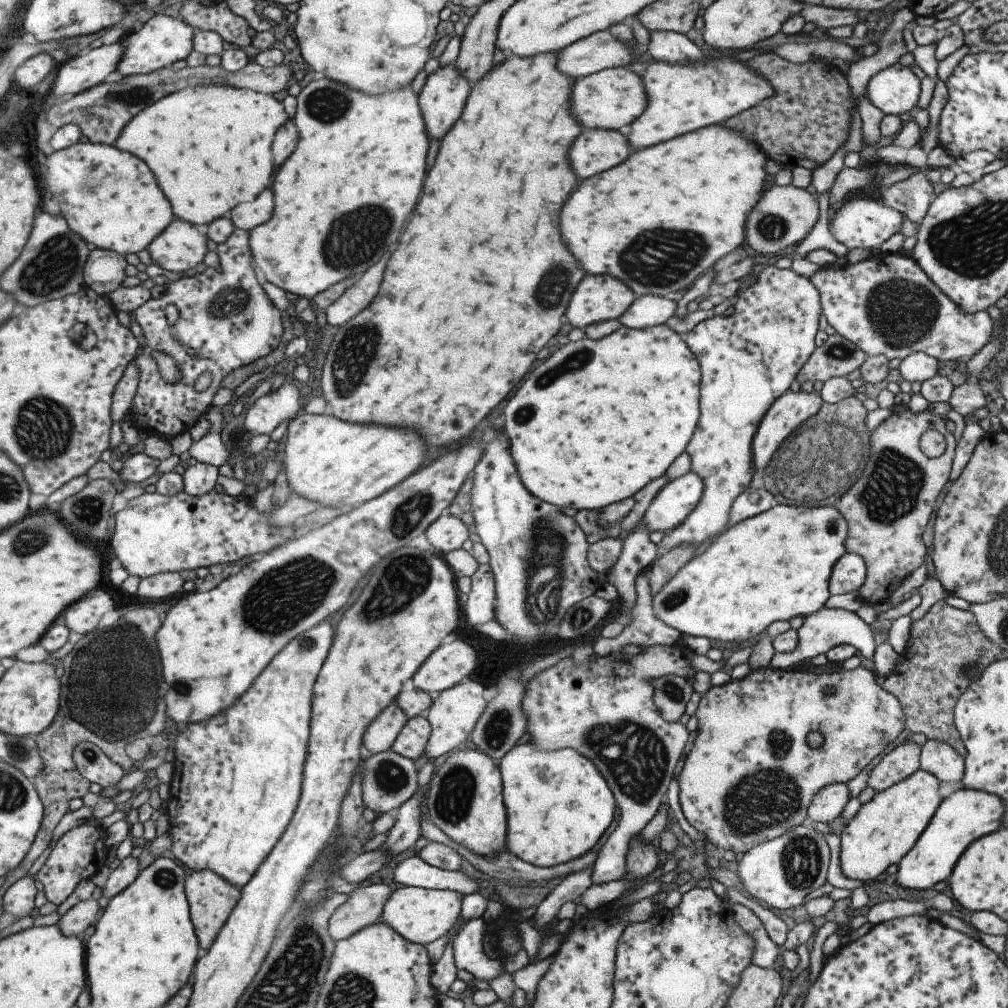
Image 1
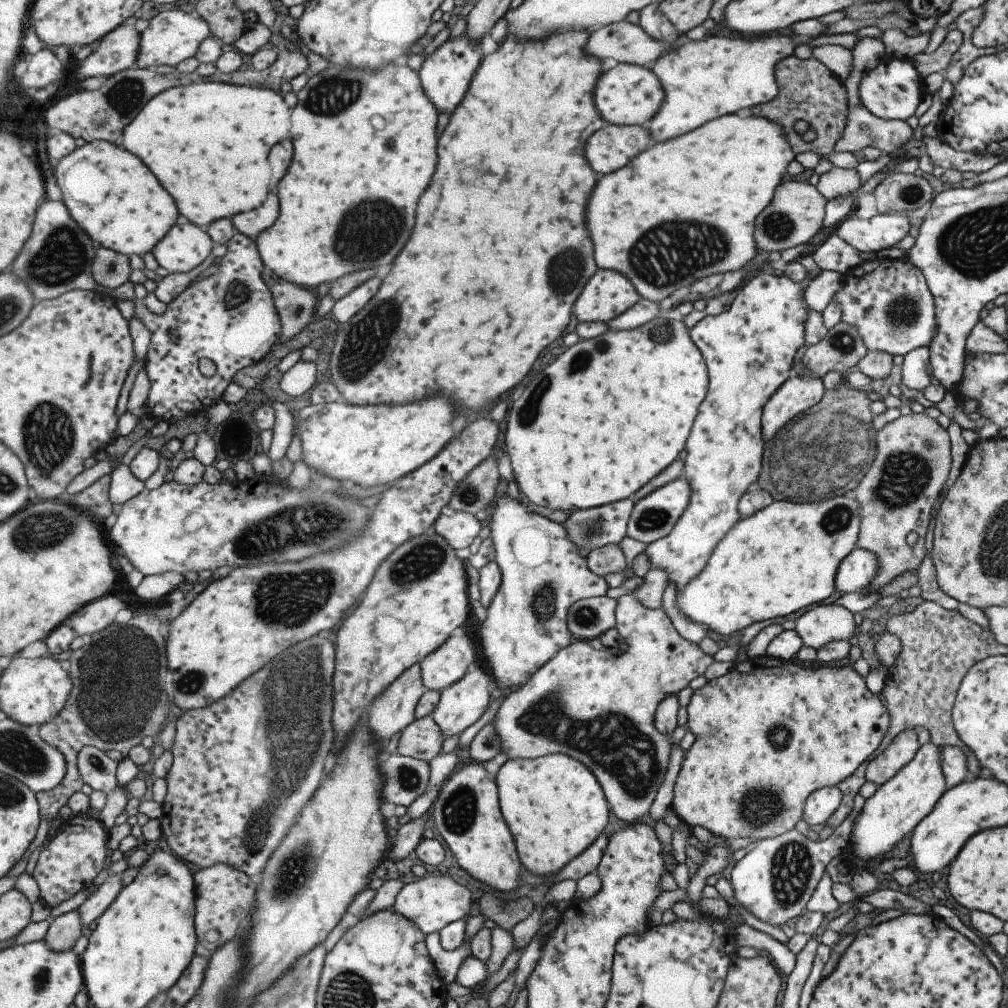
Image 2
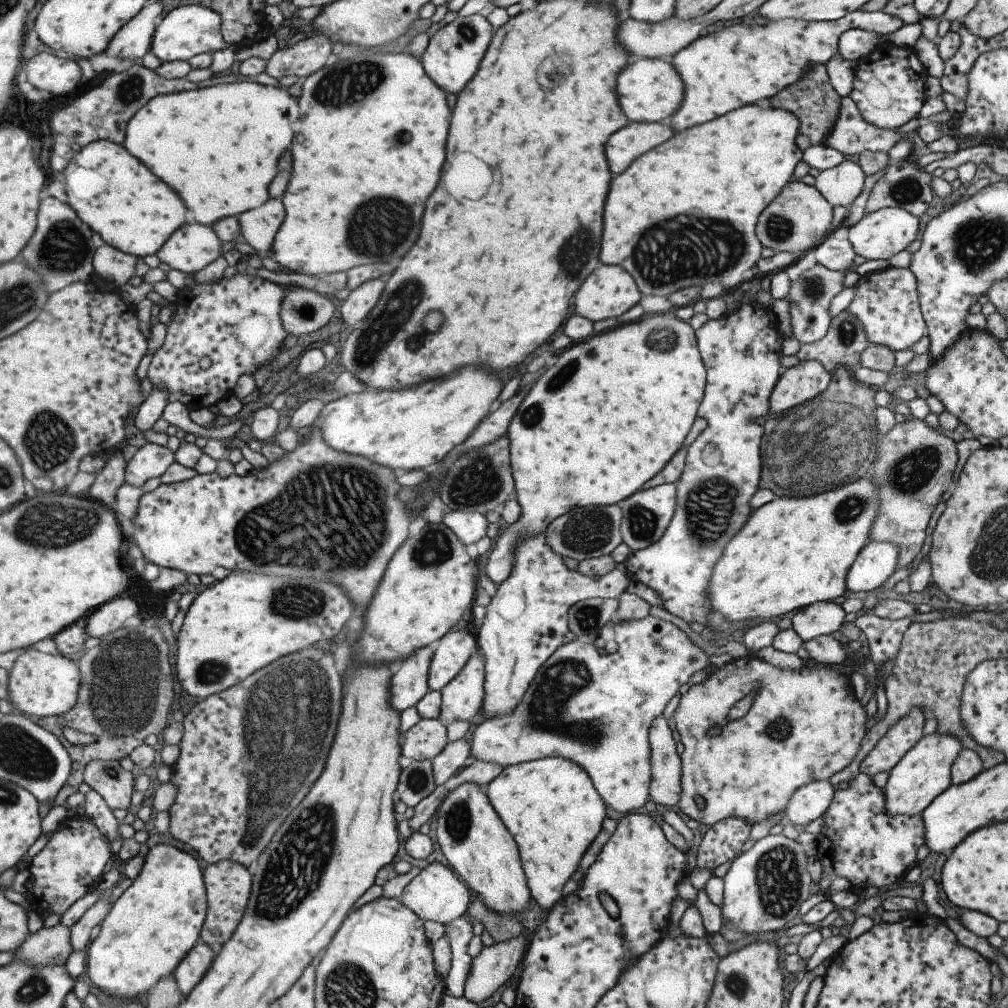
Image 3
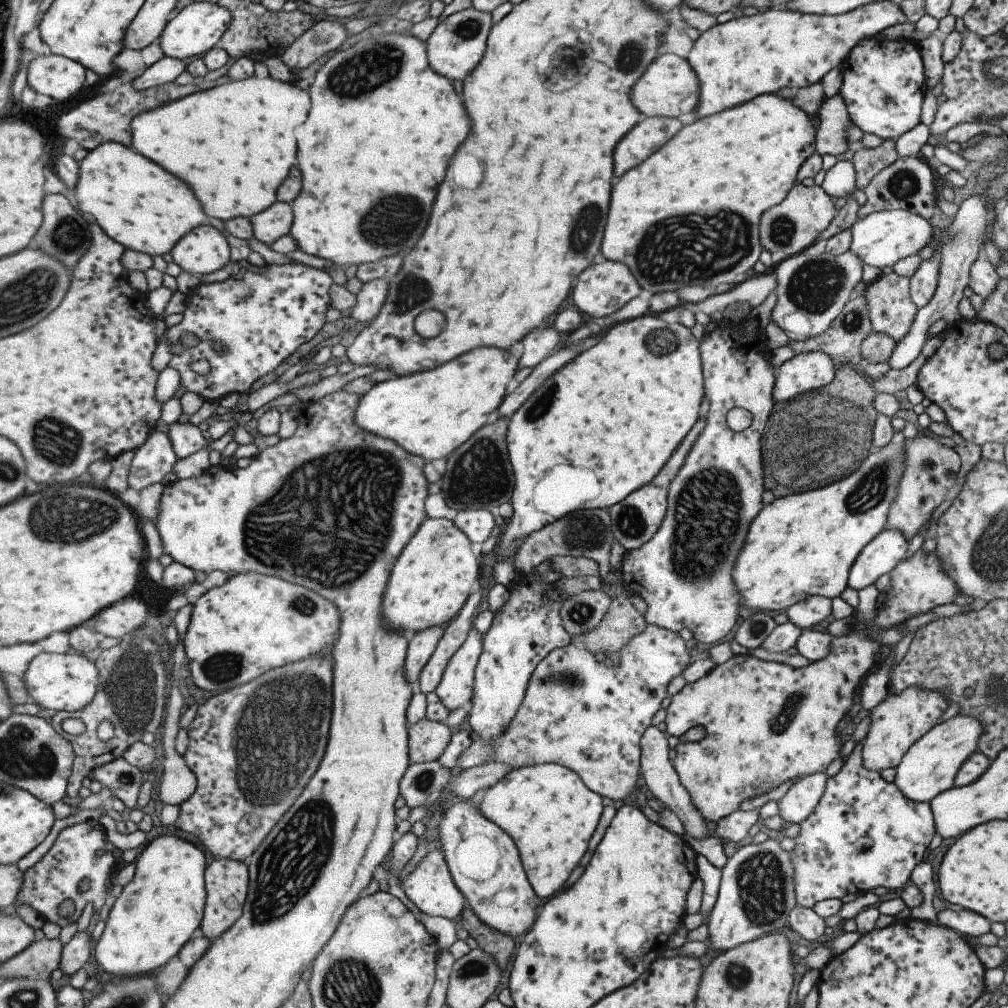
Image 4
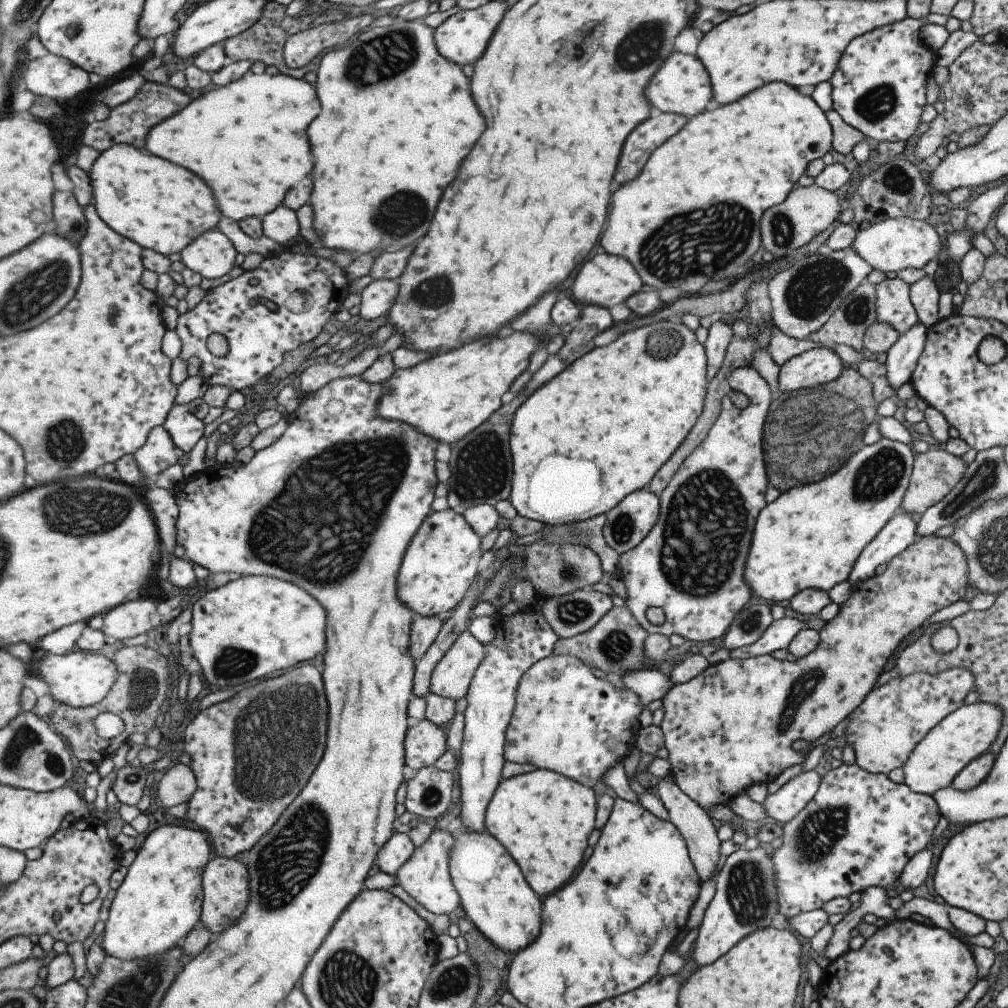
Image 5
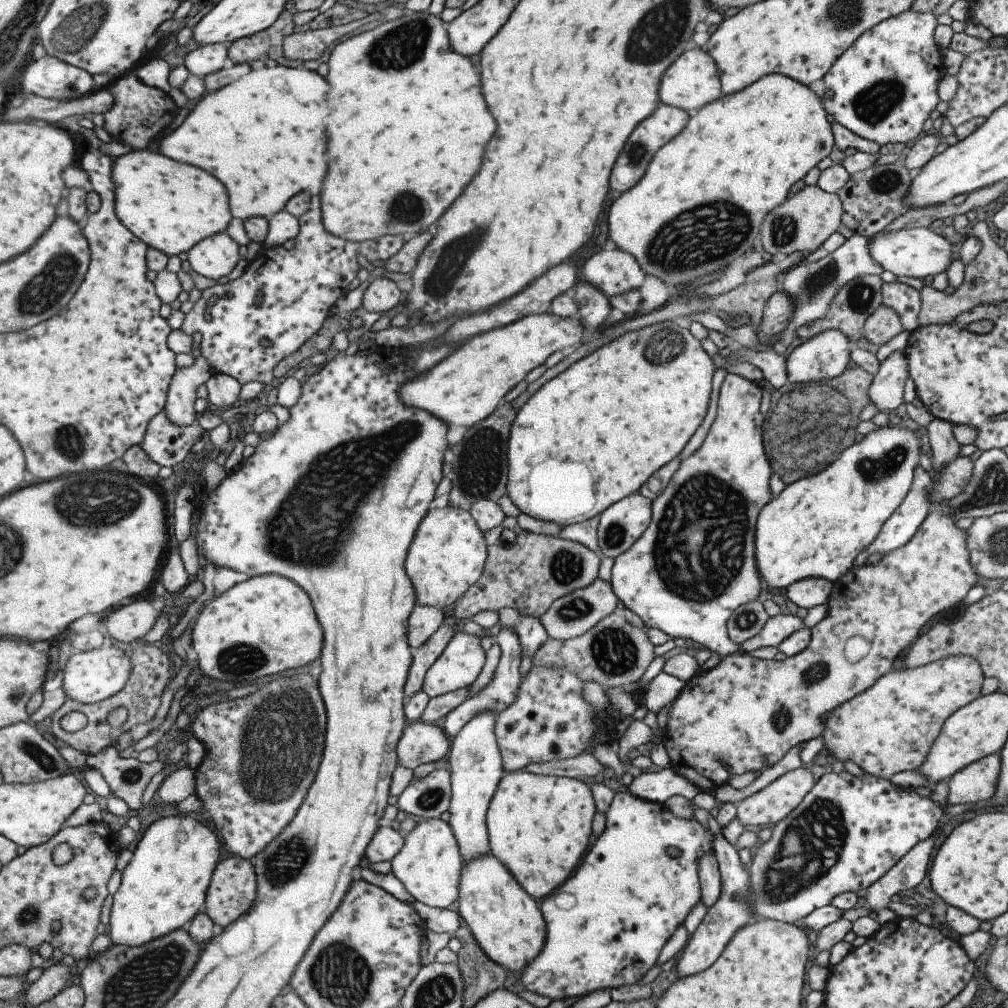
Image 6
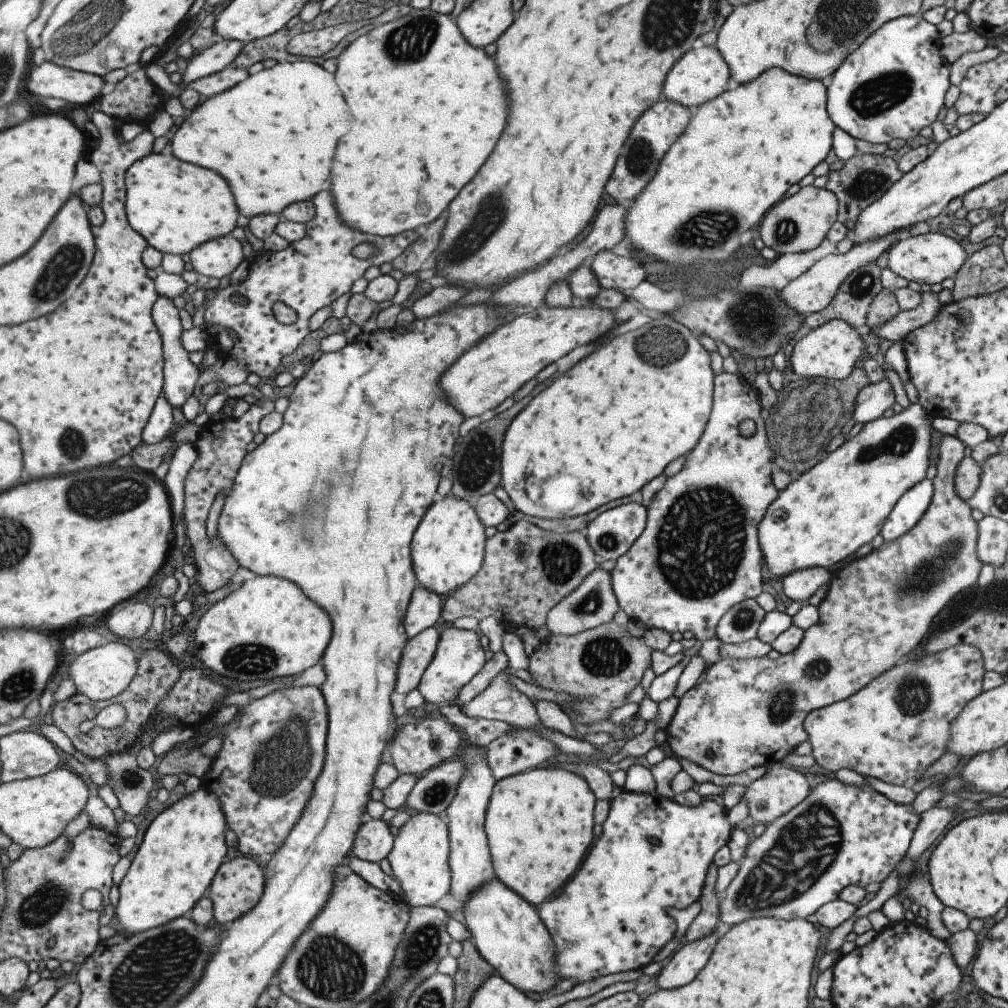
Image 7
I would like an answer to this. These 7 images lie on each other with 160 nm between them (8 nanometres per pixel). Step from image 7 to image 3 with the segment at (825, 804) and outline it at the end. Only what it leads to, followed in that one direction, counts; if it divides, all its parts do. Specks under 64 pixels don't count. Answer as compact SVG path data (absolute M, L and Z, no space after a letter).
M857 774L857 778L849 780L847 788L840 790L835 788L831 806L823 812L820 819L823 820L823 828L816 835L817 852L815 859L821 864L821 878L811 883L810 895L823 893L828 896L831 892L841 890L857 891L865 886L881 888L899 882L909 868L916 864L916 852L923 843L923 826L921 826L920 814L915 816L889 816L883 808L883 792L873 786L871 777L865 774Z

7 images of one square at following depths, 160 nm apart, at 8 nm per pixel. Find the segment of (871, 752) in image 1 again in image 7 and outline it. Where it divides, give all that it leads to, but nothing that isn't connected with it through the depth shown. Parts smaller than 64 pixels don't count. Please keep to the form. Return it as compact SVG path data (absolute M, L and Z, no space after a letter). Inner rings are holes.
M942 434L927 510L915 526L898 539L884 540L878 548L847 562L831 574L824 599L816 606L818 622L804 630L795 650L776 659L766 656L719 659L706 668L703 681L678 698L677 708L665 728L665 740L675 756L686 758L716 775L734 775L751 767L780 762L799 742L807 740L802 722L808 712L851 696L925 638L933 616L937 616L957 592L975 584L982 565L976 555L976 521L971 517L970 506L954 489L954 472L965 456L963 450L965 446L957 437ZM849 636L859 636L863 640L863 654L859 654L859 660L843 655L841 646Z

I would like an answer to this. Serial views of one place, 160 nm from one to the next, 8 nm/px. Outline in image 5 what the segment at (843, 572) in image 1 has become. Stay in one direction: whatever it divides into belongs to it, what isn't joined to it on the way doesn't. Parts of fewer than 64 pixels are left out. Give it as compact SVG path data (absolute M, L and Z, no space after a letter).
M898 511L881 528L880 532L863 550L861 555L855 560L848 582L859 584L871 579L875 575L875 568L881 564L887 564L908 548L914 541L916 520L915 516Z

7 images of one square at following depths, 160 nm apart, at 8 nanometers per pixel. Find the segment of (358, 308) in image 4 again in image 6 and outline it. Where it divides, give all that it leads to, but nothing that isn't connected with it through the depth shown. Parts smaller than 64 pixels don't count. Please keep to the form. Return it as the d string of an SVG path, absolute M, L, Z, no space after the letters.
M387 278L372 281L363 291L361 306L367 312L385 312L399 303L399 288Z

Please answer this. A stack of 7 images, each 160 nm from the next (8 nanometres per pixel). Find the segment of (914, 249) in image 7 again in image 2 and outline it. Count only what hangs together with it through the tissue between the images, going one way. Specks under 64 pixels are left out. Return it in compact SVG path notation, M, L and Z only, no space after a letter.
M878 213L865 220L848 215L832 232L858 252L877 253L890 249L908 235L907 216L899 213Z

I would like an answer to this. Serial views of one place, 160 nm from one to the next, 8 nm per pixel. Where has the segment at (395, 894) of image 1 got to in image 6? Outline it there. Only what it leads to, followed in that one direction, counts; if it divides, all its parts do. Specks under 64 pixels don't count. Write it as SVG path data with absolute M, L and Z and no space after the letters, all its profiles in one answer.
M423 819L403 836L400 851L390 860L390 873L421 904L446 909L458 899L462 860L448 823L441 819Z

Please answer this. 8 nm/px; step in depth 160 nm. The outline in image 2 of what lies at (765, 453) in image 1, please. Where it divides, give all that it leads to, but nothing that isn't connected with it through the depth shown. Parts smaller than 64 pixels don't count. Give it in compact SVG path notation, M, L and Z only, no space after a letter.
M793 376L781 384L763 406L760 430L763 442L785 424L812 408L824 394L822 380L813 376Z

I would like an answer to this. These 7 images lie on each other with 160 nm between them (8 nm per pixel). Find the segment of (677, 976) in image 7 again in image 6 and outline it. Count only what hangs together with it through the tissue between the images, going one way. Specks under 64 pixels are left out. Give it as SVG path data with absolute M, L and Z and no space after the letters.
M691 802L692 817L698 821L705 829L711 832L711 852L715 855L718 871L720 874L720 893L714 904L706 910L706 913L695 931L687 936L687 942L676 956L675 970L678 978L697 974L705 970L720 955L725 944L729 942L733 933L746 924L753 924L758 918L750 911L748 898L750 897L748 883L747 866L739 863L736 848L729 844L721 834L721 827L710 813L702 808L698 808Z

